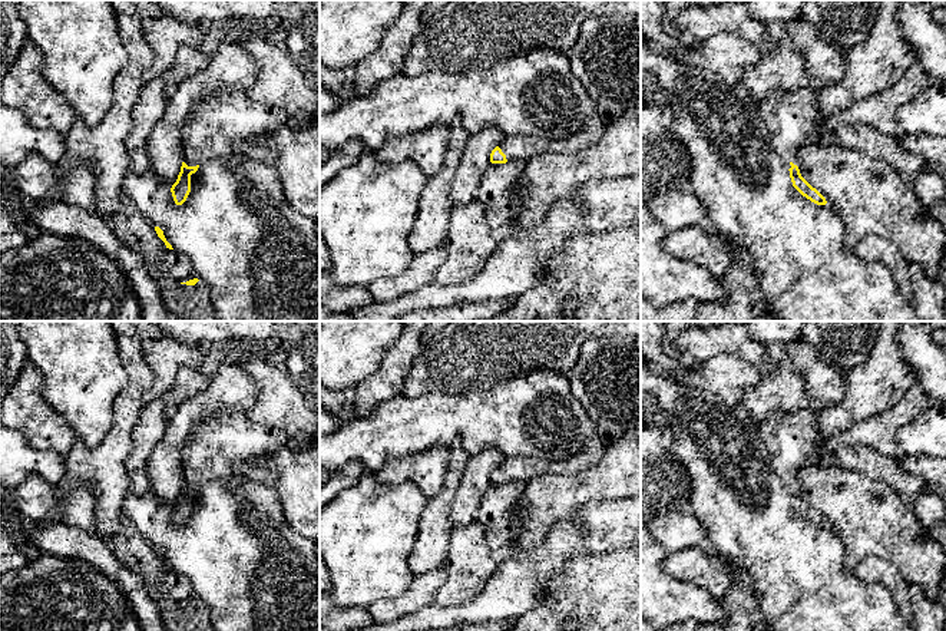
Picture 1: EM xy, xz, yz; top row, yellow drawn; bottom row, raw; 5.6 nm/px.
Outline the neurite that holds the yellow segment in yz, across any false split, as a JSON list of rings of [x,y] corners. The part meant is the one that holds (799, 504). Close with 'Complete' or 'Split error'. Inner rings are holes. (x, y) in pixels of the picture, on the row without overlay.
[[[811,403],[806,409],[773,413],[758,426],[771,466],[788,489],[793,508],[811,523],[826,526],[826,519],[801,498],[796,482],[800,468],[820,463],[818,413],[820,407]]]. Split error

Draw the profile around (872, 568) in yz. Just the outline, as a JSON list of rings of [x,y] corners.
[[[869,555],[851,574],[864,582],[877,582],[886,587],[892,592],[897,608],[904,614],[906,621],[912,621],[909,584],[894,565],[879,556]]]

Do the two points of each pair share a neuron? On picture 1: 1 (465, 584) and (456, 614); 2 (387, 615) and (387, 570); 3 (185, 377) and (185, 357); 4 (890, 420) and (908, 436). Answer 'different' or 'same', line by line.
1: different
2: different
3: different
4: different

